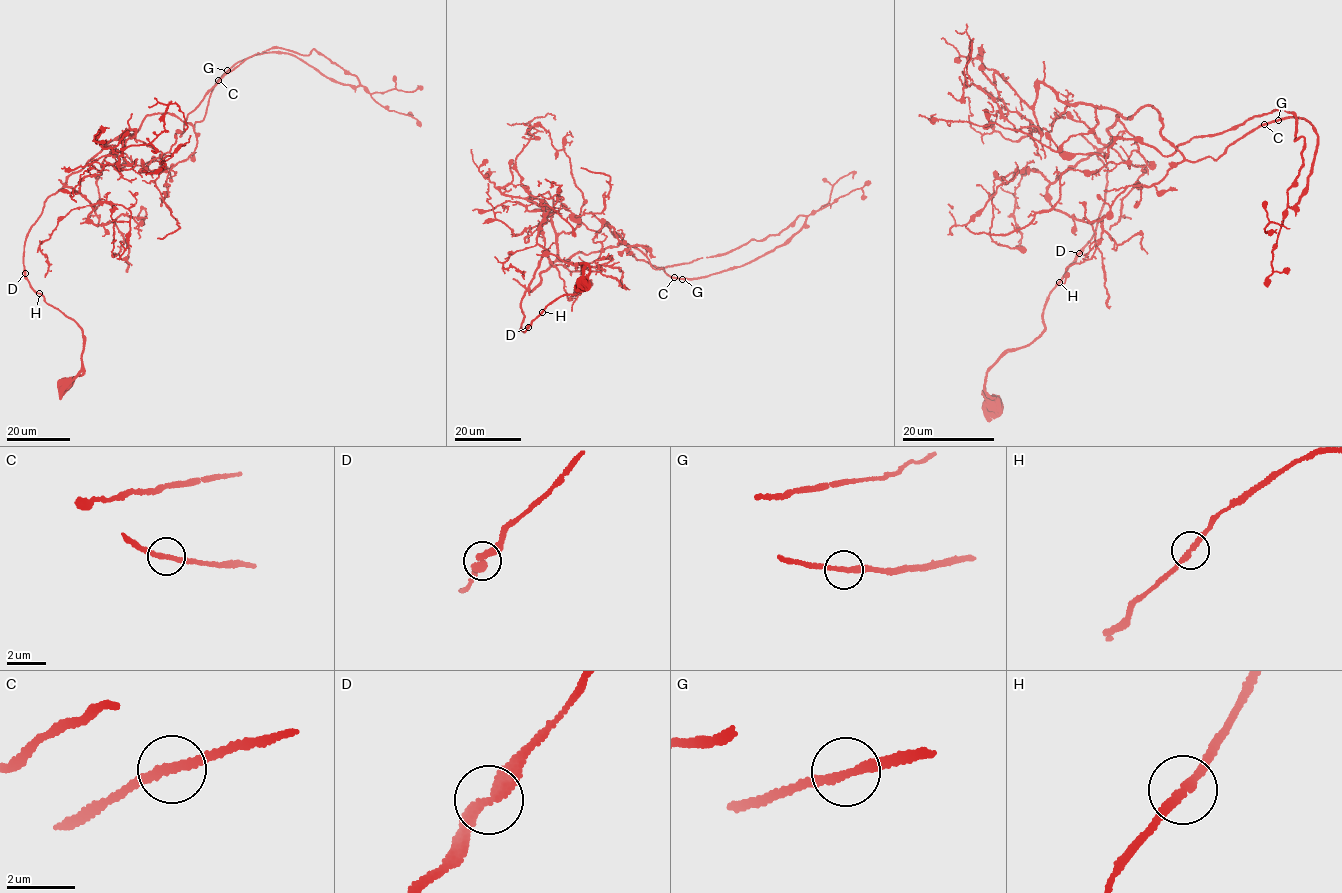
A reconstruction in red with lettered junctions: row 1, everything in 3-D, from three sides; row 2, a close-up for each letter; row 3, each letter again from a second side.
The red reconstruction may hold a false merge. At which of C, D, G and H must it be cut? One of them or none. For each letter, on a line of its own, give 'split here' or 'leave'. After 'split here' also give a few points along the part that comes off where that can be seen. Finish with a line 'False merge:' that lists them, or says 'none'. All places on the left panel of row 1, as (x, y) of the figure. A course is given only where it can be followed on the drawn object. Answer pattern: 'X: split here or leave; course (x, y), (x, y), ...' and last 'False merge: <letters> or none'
C: leave
D: leave
G: leave
H: leave
False merge: none

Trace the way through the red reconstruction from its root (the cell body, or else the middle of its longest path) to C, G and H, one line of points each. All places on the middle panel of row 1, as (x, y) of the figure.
C: (583, 285), (579, 262), (580, 290), (520, 329), (527, 290), (579, 251), (625, 243), (674, 277)
G: (583, 285), (579, 262), (580, 290), (520, 329), (527, 290), (579, 251), (625, 243), (682, 279)
H: (583, 285), (584, 265), (579, 262), (583, 279), (580, 290), (559, 297), (542, 311)

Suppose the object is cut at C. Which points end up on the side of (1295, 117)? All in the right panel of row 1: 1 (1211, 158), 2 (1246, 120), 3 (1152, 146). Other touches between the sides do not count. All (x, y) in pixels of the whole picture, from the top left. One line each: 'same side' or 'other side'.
1: other side
2: same side
3: same side

